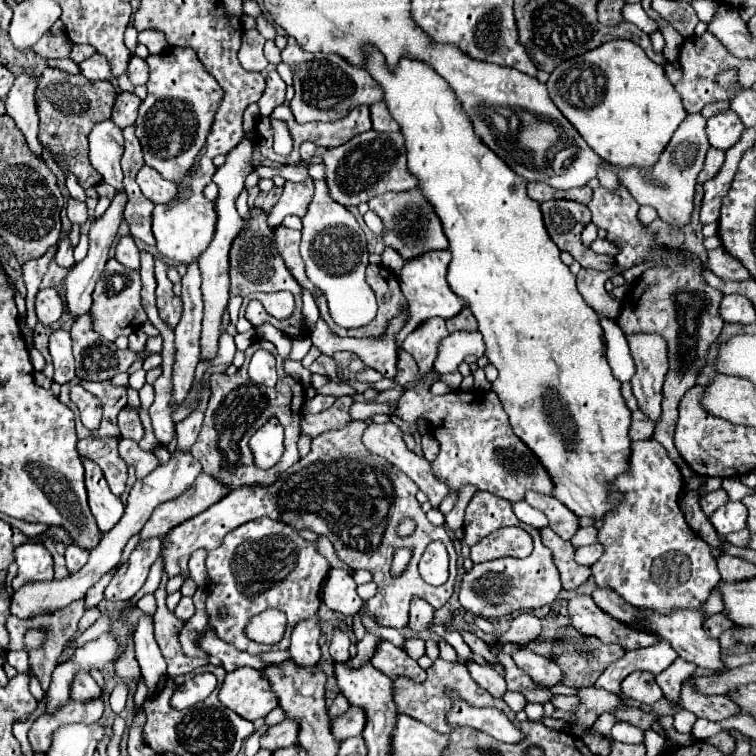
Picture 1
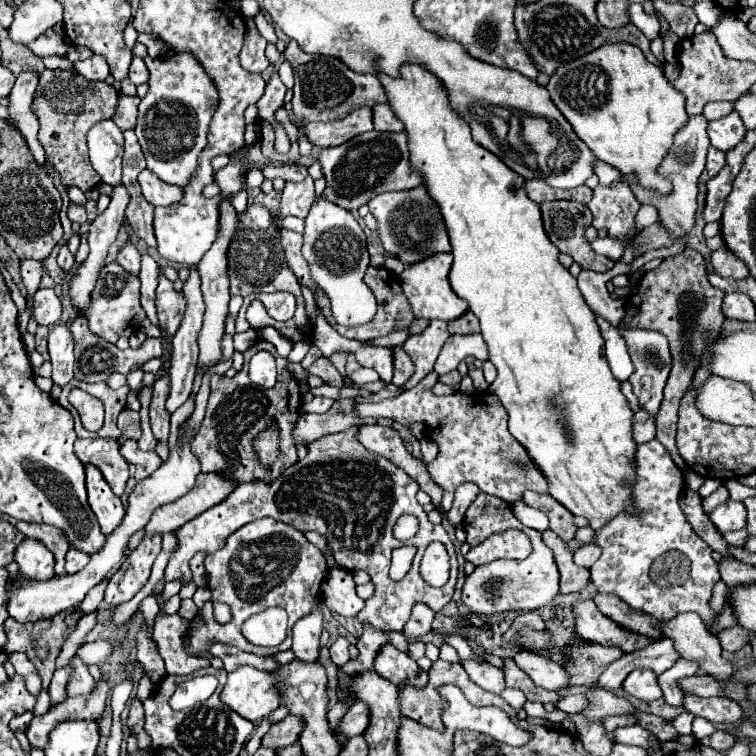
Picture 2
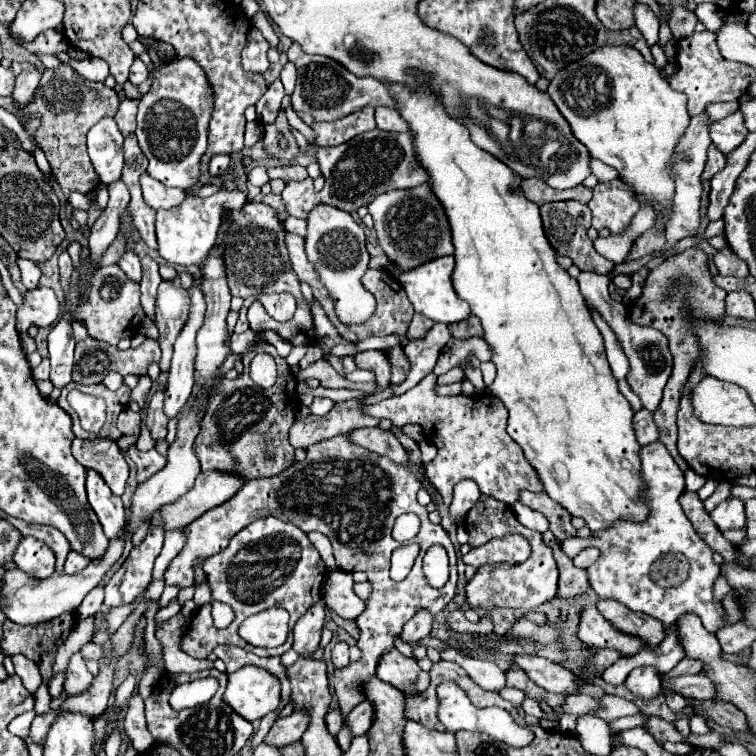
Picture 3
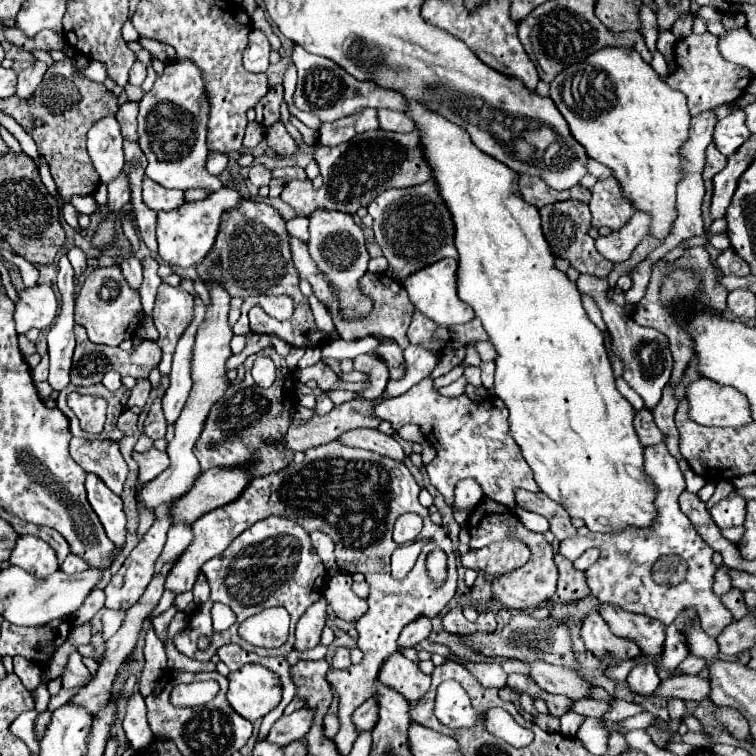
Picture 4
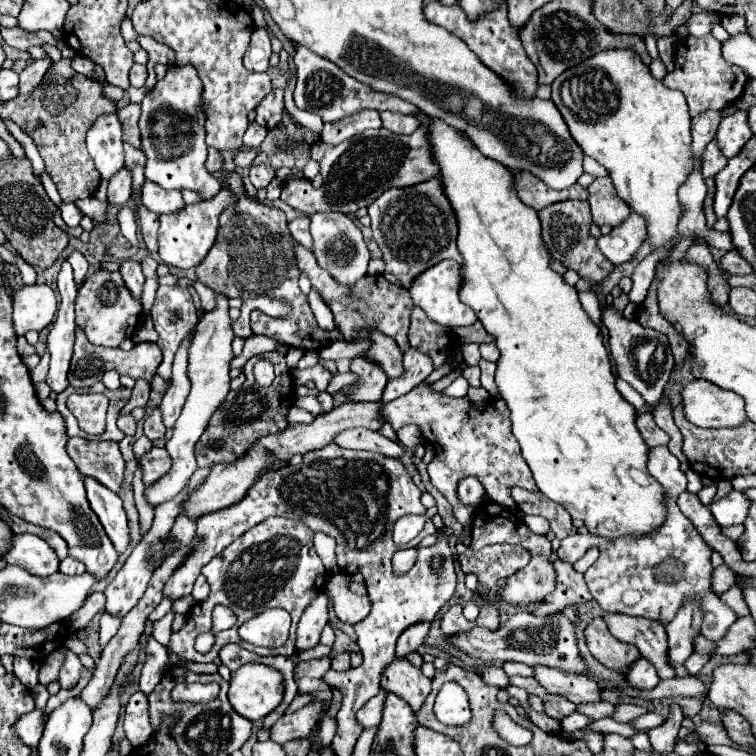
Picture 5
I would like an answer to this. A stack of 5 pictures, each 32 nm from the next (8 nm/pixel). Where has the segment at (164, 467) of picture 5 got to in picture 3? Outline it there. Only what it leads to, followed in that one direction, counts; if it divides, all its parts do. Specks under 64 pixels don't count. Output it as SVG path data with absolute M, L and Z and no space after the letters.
M132 446L128 452L130 460L136 462L136 468L138 468L138 482L142 480L148 480L150 476L154 476L156 472L160 472L164 466L166 466L166 456L158 454L154 448L148 450L148 452L140 452L136 446Z

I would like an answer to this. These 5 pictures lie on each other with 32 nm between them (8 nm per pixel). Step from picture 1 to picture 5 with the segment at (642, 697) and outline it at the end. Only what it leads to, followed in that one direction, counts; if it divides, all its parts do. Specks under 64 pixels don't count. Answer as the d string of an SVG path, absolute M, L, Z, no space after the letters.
M640 658L638 662L634 662L628 678L630 678L630 684L640 690L652 690L658 684L658 674L654 672L654 666L646 658Z

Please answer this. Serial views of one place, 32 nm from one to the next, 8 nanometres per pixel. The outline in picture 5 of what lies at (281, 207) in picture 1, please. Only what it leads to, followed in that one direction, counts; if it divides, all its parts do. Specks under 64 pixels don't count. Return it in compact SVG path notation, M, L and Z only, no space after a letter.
M420 126L414 134L394 134L386 128L366 130L352 136L336 146L314 142L310 156L320 162L324 184L312 188L310 180L286 180L282 186L280 200L294 210L306 210L302 214L312 216L314 212L342 212L354 214L358 208L372 204L388 188L406 188L430 180L438 174L434 154L430 152L430 126Z

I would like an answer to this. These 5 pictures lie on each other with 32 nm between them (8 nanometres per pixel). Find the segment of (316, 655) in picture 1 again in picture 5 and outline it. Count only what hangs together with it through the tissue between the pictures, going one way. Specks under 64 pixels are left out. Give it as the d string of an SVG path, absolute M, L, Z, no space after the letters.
M322 590L304 610L300 622L298 622L298 640L296 648L298 650L308 650L314 648L320 642L322 628L328 624L328 596L326 590Z

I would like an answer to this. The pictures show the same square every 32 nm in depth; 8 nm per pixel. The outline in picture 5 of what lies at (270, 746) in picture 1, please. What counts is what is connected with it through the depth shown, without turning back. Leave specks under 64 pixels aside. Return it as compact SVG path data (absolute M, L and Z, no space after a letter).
M312 702L292 714L284 714L274 726L272 726L272 734L270 740L278 742L278 744L286 744L290 740L298 740L298 738L308 738L310 732L314 730L314 726L322 720L322 714L326 712L326 704L318 704Z

